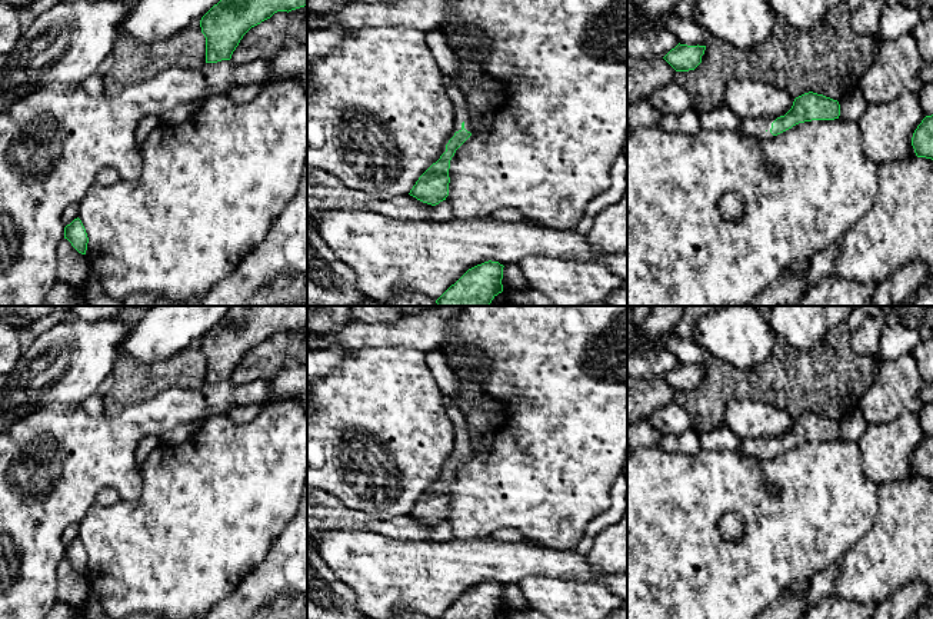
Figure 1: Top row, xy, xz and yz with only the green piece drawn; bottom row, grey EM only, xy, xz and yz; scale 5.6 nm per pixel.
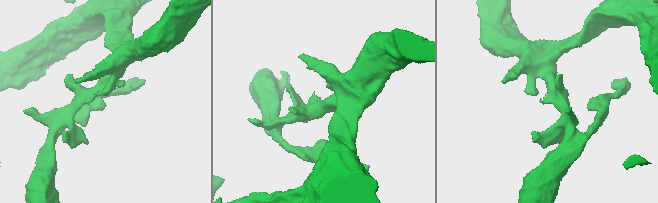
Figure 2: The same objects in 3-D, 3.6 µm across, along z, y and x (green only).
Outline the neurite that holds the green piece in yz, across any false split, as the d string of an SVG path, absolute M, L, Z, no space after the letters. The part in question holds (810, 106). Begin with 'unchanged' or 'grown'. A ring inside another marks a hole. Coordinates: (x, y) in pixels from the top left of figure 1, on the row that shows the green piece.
grown; M804 93L794 99L792 109L777 119L747 119L740 123L737 132L756 140L772 140L774 136L812 120L834 120L840 116L837 100Z

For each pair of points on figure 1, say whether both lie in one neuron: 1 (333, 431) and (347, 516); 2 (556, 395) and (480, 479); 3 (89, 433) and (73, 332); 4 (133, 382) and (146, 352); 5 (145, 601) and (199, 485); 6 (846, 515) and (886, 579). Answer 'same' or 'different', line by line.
1: different
2: same
3: different
4: different
5: same
6: different

